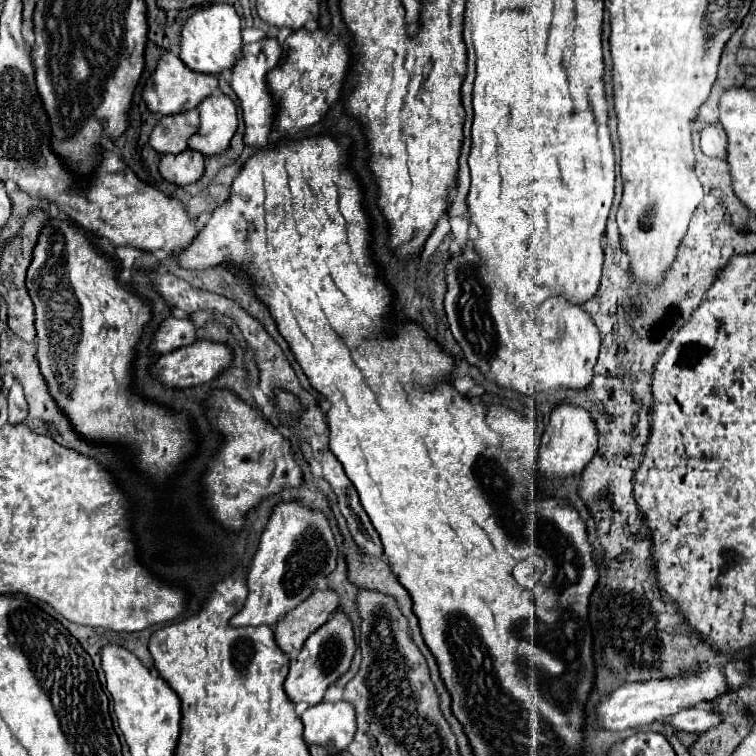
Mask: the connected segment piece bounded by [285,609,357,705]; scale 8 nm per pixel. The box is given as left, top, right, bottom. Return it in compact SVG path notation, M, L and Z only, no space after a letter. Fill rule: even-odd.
M335 611L327 623L323 623L317 631L313 631L303 649L299 651L299 655L291 661L289 667L289 675L285 679L285 691L289 695L289 699L293 703L307 703L307 705L317 705L327 687L331 683L335 683L343 673L349 671L353 655L357 651L357 643L355 643L355 635L353 635L353 623L351 619L345 615L345 611Z

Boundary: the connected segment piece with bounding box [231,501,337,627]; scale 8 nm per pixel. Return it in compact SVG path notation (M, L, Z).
M283 501L279 503L261 535L259 549L251 561L249 577L247 577L247 587L249 587L249 597L245 601L245 607L231 619L233 627L243 627L243 625L275 625L279 617L295 609L299 603L303 603L319 585L319 577L327 577L337 565L337 543L329 525L329 519L325 513L319 509L309 509L297 501Z

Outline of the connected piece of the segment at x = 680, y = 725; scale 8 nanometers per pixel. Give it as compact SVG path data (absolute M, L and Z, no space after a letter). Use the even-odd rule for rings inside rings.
M695 707L695 709L683 709L667 719L667 725L677 731L693 731L693 733L705 733L721 723L721 717L707 707Z

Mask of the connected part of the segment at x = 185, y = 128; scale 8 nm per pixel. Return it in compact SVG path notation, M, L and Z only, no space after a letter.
M197 109L163 117L159 125L153 129L149 143L157 153L179 155L187 149L187 141L191 135L195 135L195 131L199 131Z

